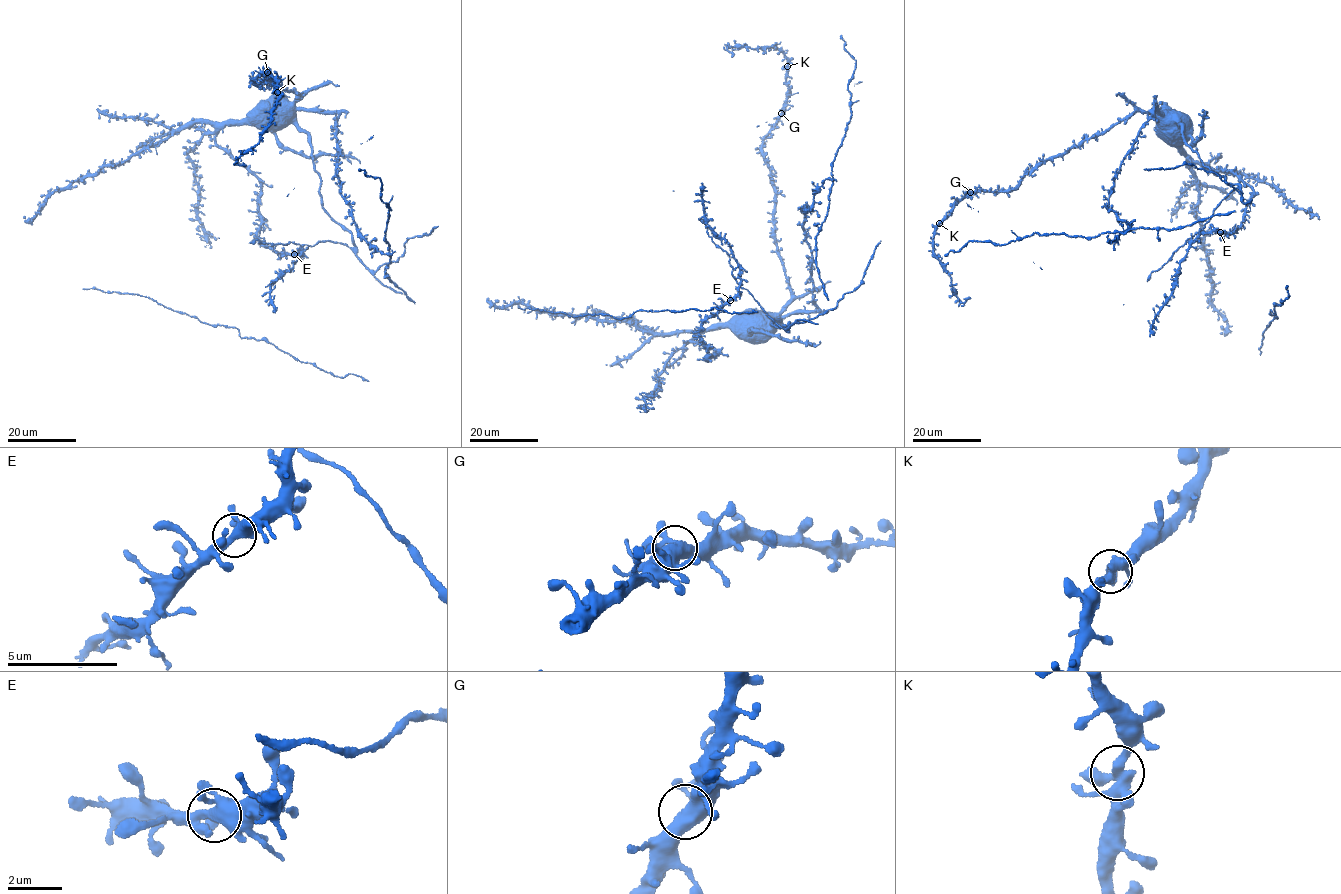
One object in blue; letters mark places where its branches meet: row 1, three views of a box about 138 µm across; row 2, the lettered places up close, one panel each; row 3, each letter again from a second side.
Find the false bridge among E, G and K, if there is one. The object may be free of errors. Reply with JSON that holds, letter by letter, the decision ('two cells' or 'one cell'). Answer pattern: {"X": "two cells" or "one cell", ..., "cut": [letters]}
{"E": "one cell", "G": "one cell", "K": "one cell", "cut": []}

